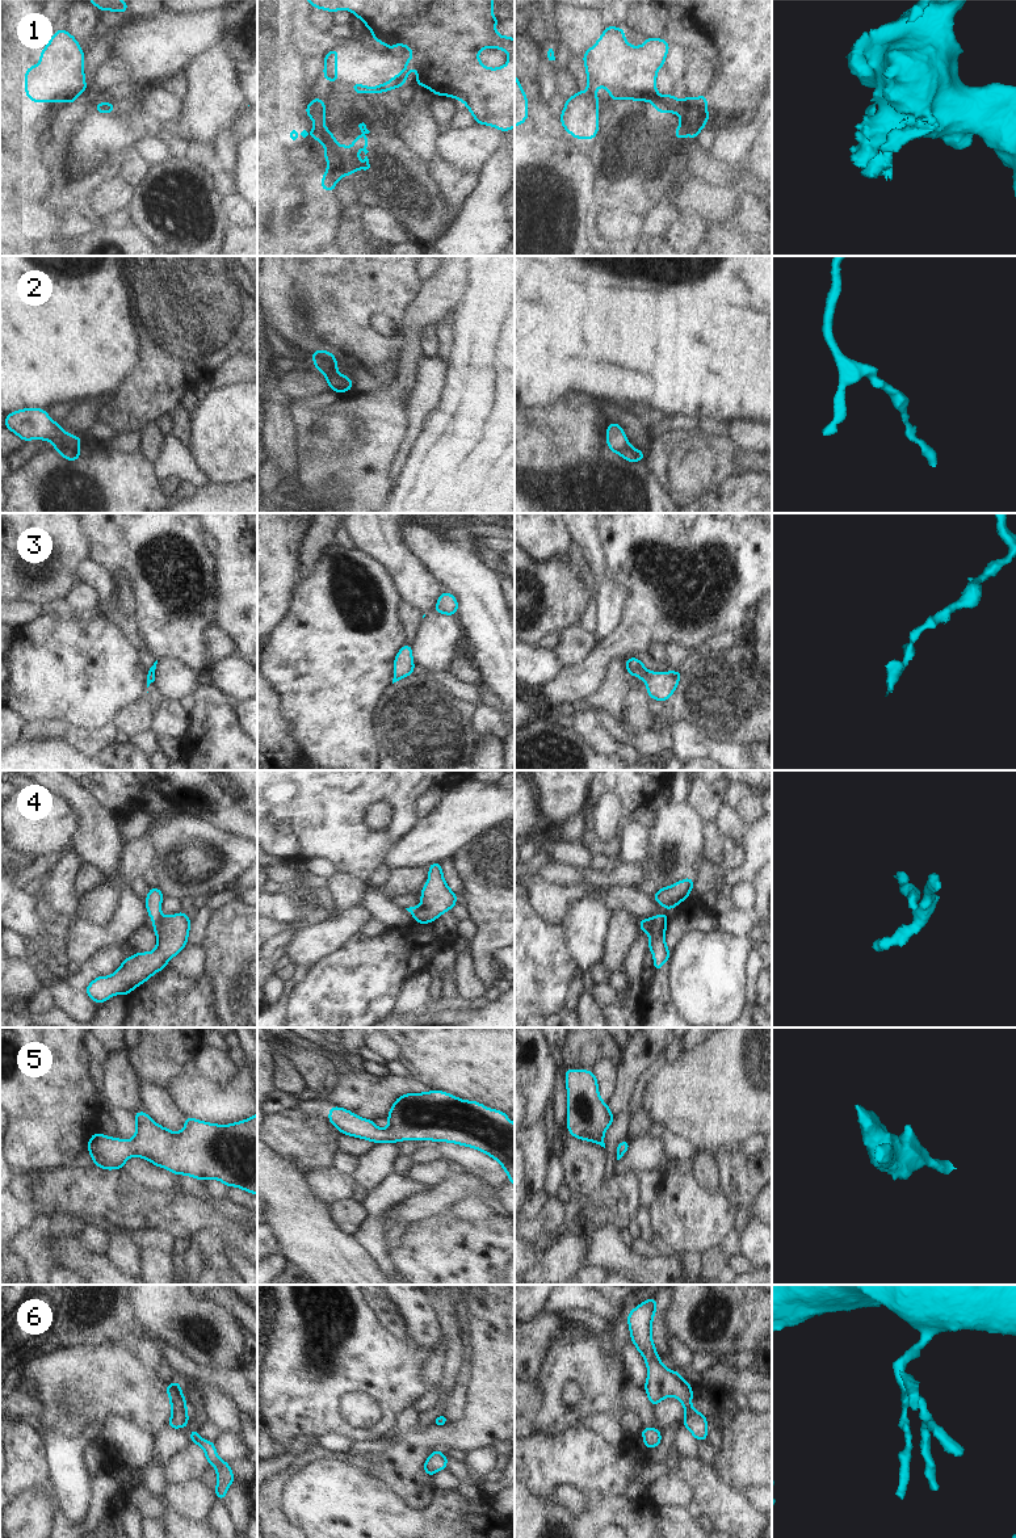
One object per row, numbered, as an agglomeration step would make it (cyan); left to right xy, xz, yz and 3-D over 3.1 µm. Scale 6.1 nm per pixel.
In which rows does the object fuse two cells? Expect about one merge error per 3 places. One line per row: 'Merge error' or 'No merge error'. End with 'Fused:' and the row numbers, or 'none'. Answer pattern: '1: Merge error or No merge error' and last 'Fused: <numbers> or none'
1: Merge error
2: Merge error
3: No merge error
4: Merge error
5: No merge error
6: No merge error
Fused: 1, 2, 4

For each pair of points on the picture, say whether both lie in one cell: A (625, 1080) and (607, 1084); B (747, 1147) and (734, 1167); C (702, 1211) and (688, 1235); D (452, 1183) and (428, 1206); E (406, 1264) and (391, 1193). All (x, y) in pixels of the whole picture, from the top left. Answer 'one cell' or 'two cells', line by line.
A: two cells
B: two cells
C: one cell
D: one cell
E: two cells

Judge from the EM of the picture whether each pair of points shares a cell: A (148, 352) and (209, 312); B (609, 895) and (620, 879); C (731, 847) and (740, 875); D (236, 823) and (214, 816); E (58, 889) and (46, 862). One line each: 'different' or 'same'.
A: same
B: different
C: different
D: same
E: different

